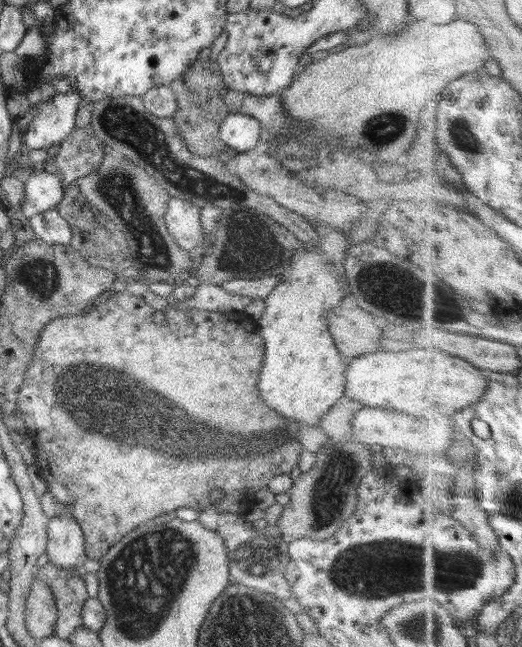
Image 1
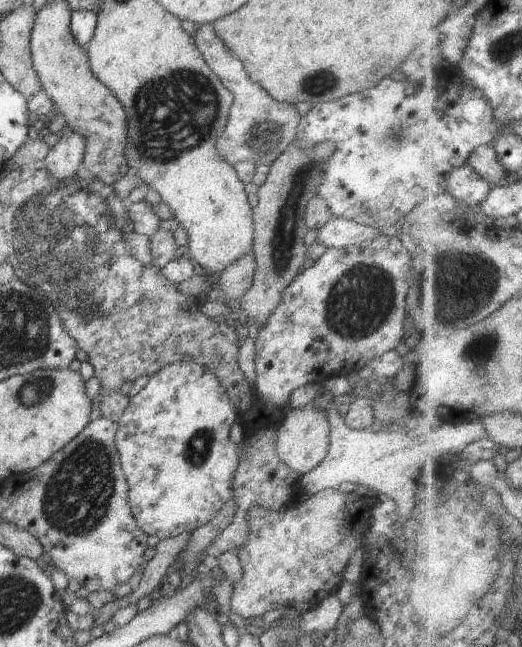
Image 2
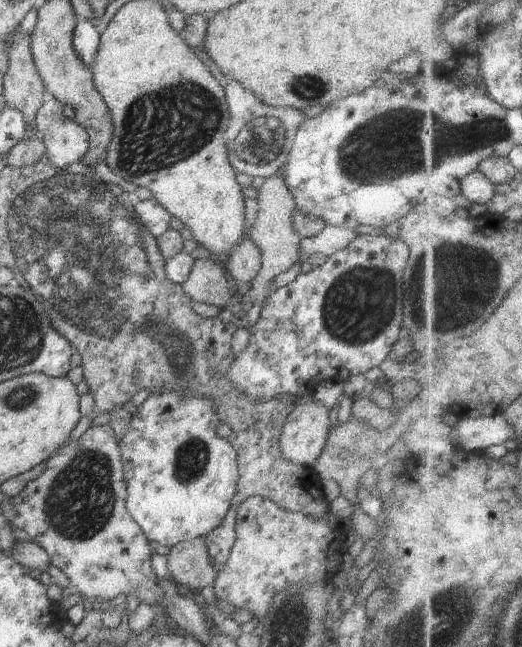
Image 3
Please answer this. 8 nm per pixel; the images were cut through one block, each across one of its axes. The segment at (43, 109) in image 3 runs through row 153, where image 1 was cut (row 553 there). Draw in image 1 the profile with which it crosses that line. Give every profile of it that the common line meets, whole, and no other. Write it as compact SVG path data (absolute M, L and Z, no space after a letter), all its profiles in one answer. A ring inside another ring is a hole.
M68 512L48 518L47 557L54 567L82 569L87 560L85 537Z

